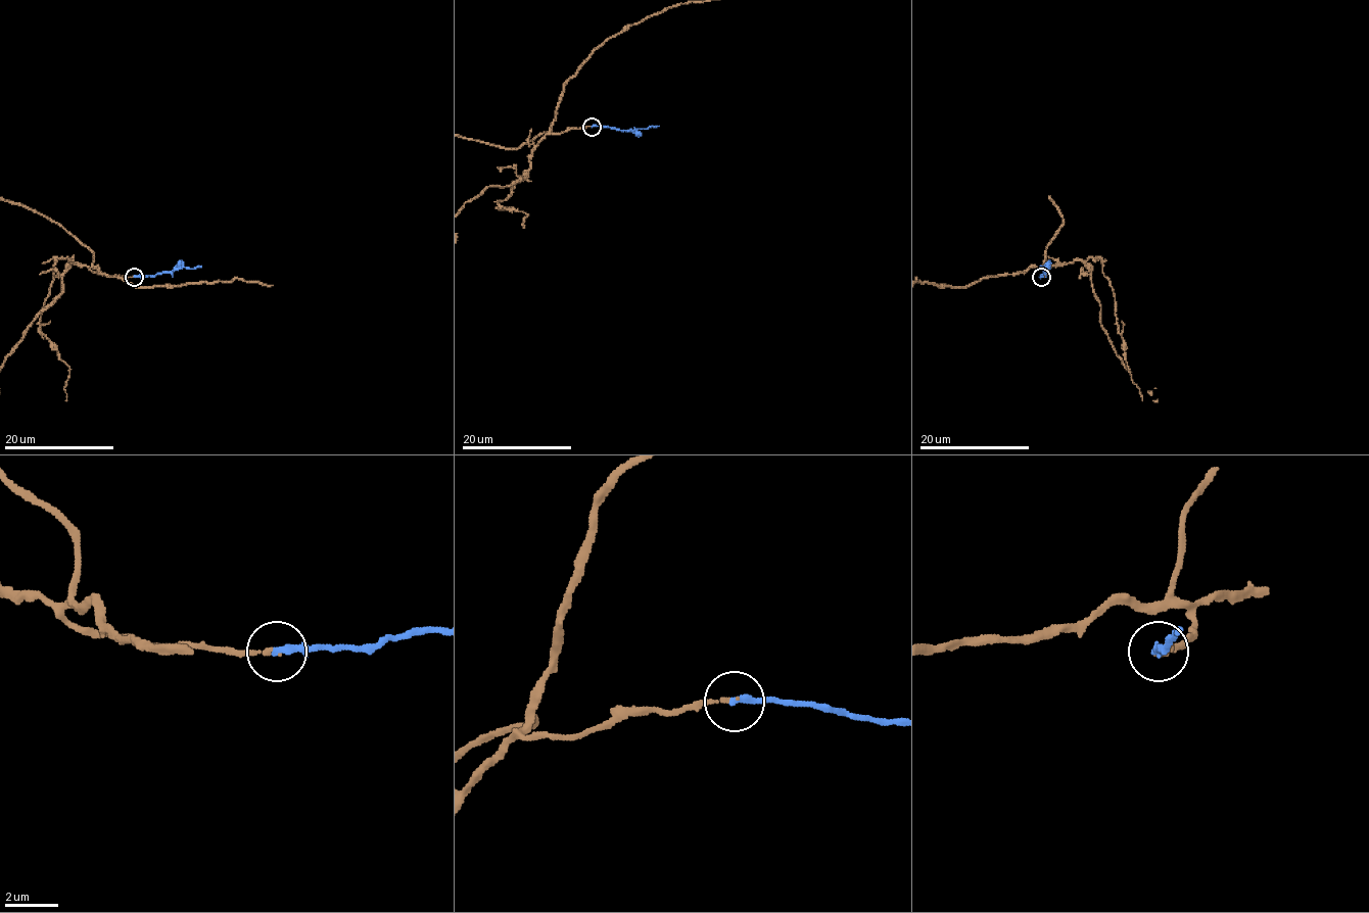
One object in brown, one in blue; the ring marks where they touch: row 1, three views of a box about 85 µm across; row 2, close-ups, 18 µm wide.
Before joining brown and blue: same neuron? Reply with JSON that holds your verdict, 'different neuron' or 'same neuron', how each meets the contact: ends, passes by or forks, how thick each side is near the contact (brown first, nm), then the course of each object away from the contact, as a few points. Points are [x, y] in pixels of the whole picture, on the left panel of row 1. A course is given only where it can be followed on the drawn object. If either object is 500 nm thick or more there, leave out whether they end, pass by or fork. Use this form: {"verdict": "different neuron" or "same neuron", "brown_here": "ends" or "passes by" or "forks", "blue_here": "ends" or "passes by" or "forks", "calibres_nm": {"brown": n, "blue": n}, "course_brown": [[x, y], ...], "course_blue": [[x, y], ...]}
{"verdict": "same neuron", "brown_here": "ends", "blue_here": "ends", "calibres_nm": {"brown": 160, "blue": 260}, "course_brown": [[134, 276], [94, 273], [90, 269], [93, 253], [61, 226], [31, 209]], "course_blue": [[134, 277], [201, 266]]}

